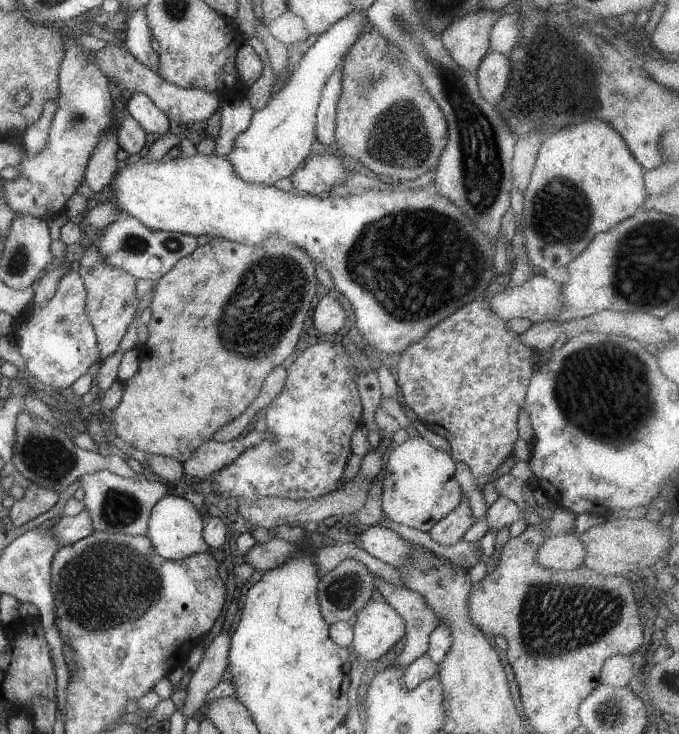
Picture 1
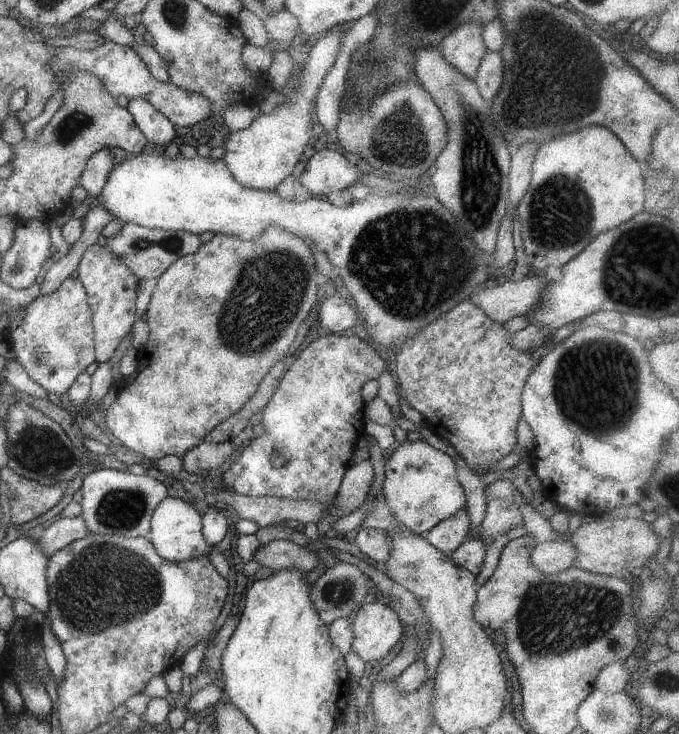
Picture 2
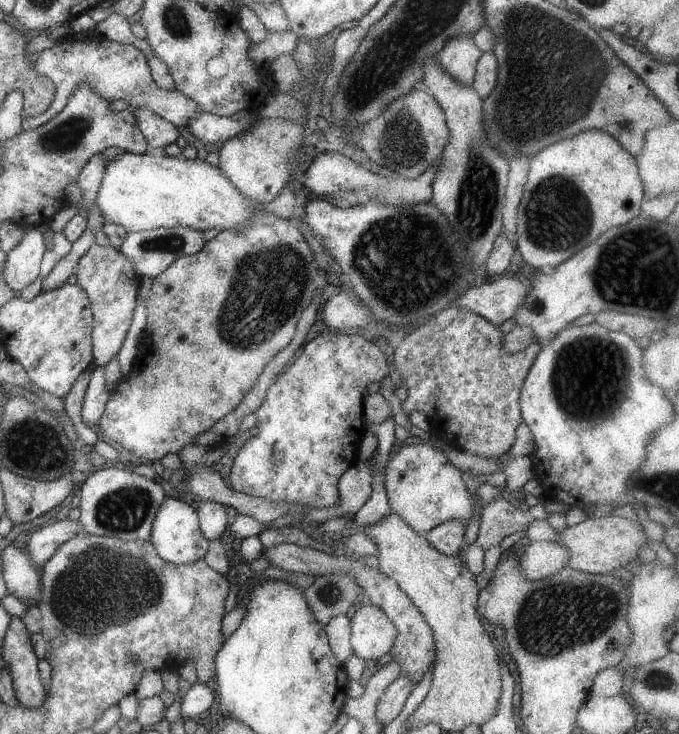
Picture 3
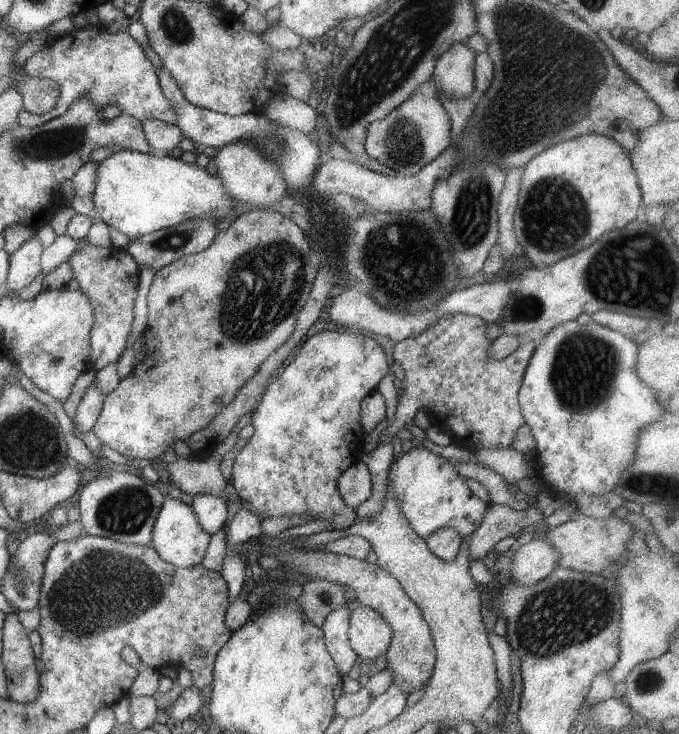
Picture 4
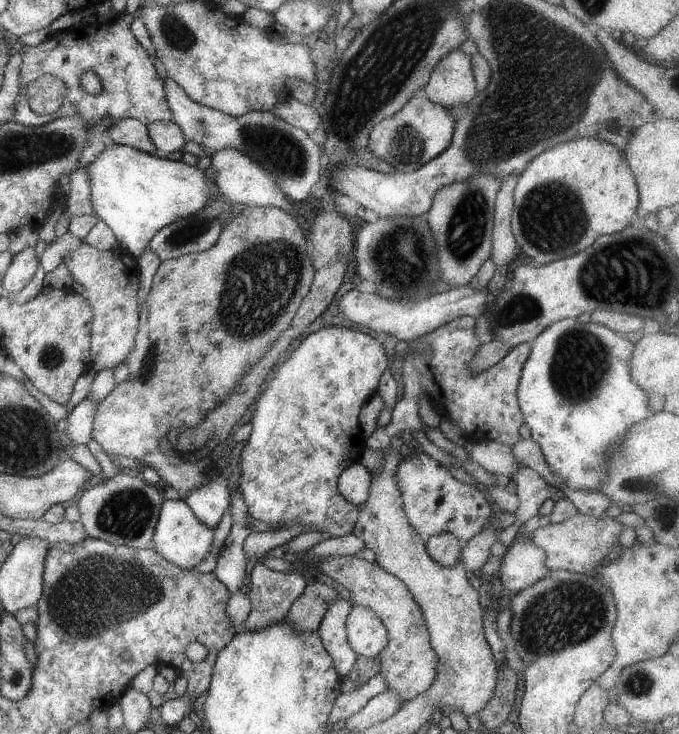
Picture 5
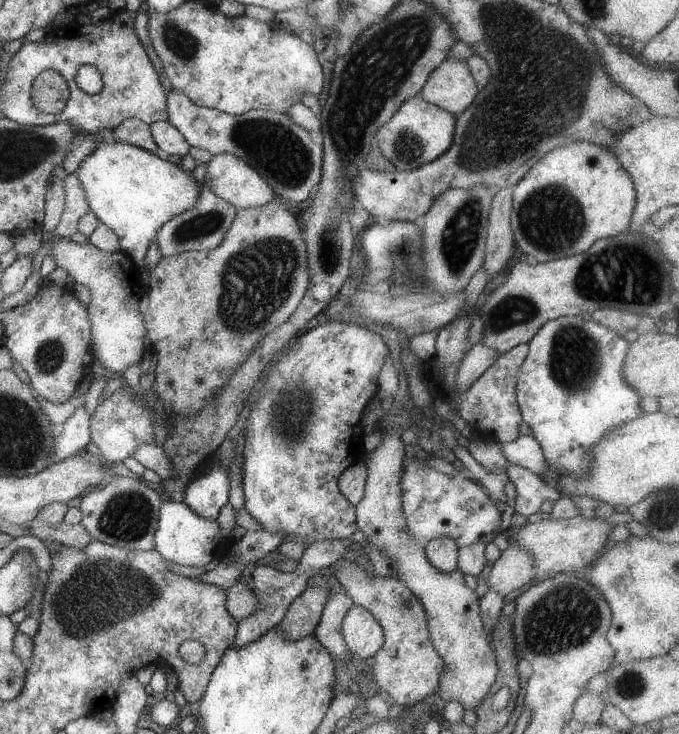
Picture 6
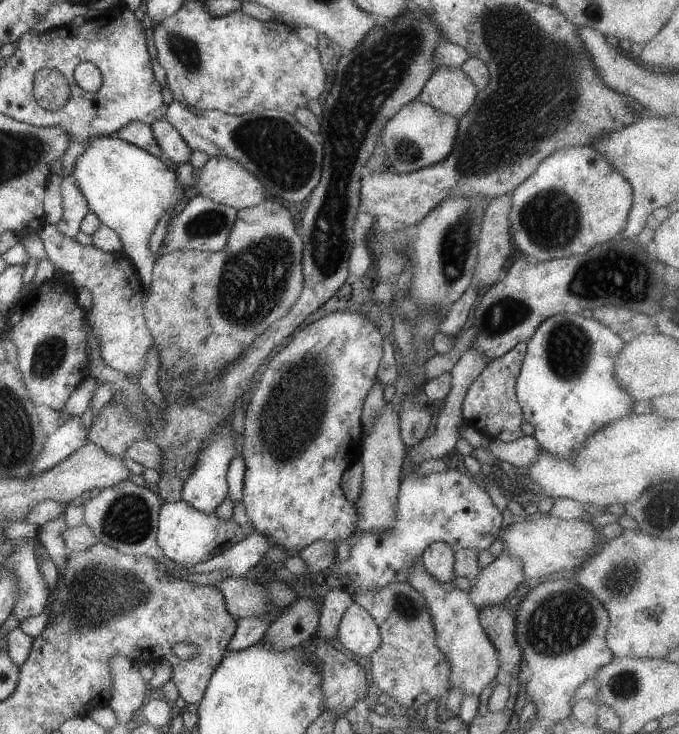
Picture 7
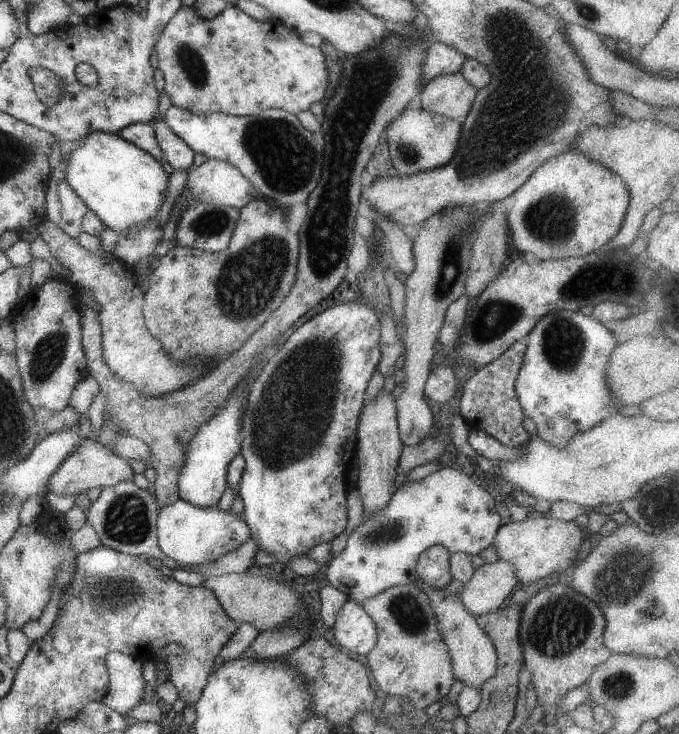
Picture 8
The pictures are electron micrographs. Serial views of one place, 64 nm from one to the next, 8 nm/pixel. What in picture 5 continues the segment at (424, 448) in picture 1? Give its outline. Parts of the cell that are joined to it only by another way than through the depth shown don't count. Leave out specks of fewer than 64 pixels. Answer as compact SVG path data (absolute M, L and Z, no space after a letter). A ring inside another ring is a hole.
M424 452L401 458L395 470L395 478L402 494L403 515L424 546L430 536L439 532L449 532L464 544L483 526L487 526L489 518L493 516L491 502L482 490L459 482L450 474L446 465L439 464Z

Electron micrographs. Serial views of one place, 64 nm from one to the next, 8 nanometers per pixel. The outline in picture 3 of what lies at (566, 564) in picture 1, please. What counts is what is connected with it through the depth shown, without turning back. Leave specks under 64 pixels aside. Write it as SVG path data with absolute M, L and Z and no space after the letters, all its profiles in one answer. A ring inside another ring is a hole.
M530 541L523 547L517 564L523 578L539 580L565 567L567 558L567 548L555 541Z

